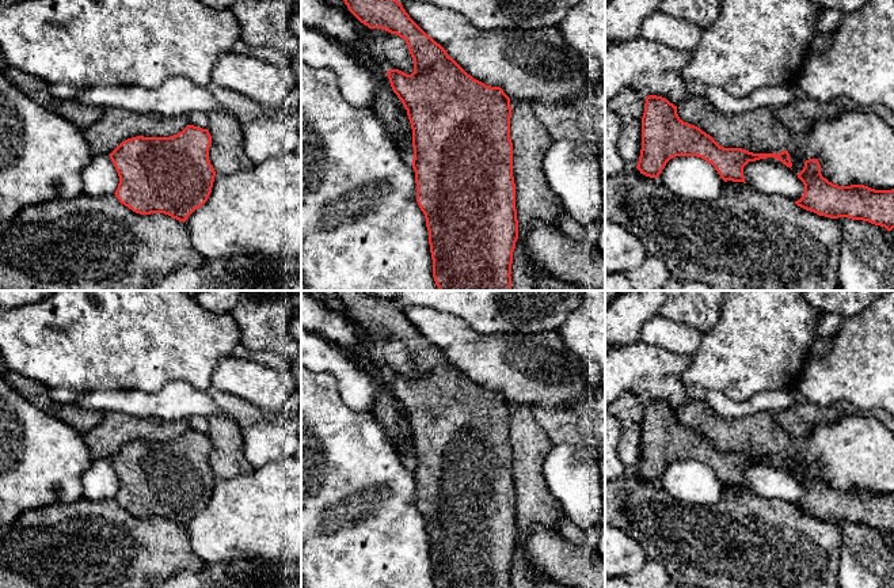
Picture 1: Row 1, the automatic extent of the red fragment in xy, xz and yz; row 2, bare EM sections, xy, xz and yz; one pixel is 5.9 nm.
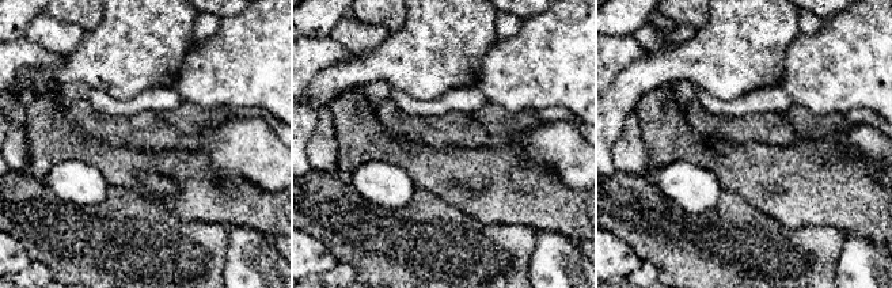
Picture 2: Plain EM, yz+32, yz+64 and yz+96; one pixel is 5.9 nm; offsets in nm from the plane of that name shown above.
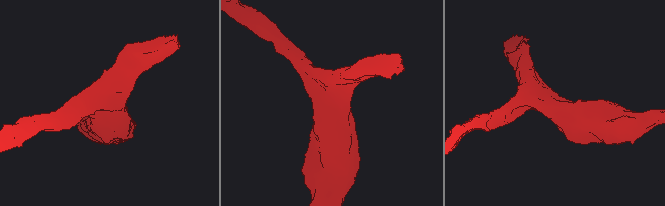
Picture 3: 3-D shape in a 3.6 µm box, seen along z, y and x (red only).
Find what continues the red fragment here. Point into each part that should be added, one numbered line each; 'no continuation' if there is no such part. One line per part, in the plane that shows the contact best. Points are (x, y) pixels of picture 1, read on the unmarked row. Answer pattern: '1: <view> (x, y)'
no continuation

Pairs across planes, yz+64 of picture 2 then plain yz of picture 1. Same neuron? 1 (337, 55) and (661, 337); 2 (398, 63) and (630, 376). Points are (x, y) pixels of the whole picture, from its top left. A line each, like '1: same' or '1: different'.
1: different
2: different

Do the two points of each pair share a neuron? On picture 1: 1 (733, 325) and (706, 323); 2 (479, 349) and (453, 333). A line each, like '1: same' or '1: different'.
1: different
2: same

